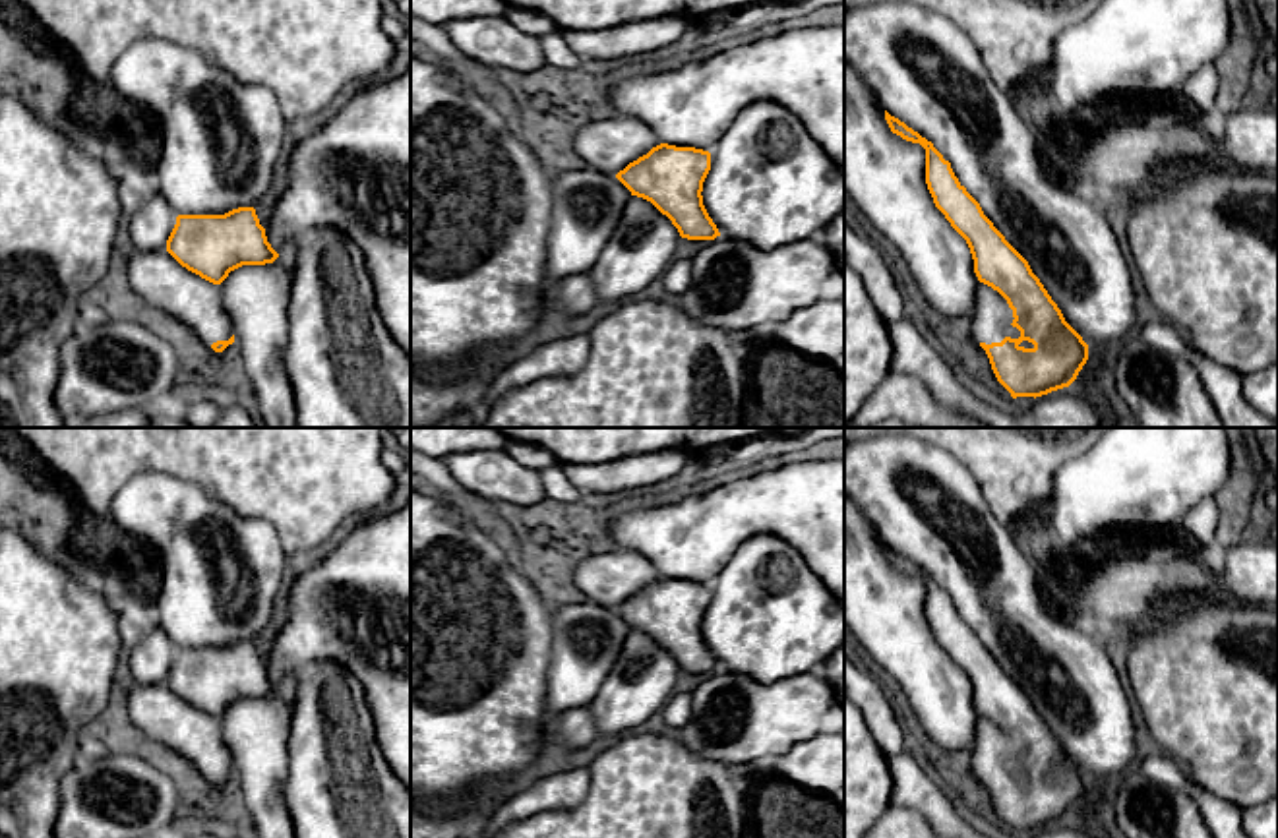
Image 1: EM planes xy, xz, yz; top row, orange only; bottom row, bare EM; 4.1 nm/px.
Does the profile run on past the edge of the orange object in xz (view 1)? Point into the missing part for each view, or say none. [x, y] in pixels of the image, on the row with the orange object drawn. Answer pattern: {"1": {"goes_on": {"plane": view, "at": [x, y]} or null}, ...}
{"1": {"goes_on": {"plane": "xz", "at": [608, 146]}}}

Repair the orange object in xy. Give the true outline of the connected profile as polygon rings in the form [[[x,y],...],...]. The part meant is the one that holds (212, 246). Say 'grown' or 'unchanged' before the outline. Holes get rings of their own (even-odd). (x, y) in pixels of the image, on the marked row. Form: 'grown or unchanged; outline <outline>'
grown; outline [[[238,207],[225,215],[178,215],[163,250],[128,254],[130,286],[151,306],[188,325],[198,339],[223,352],[234,343],[232,325],[223,310],[219,284],[242,265],[273,263],[279,254],[271,248],[254,207]]]

